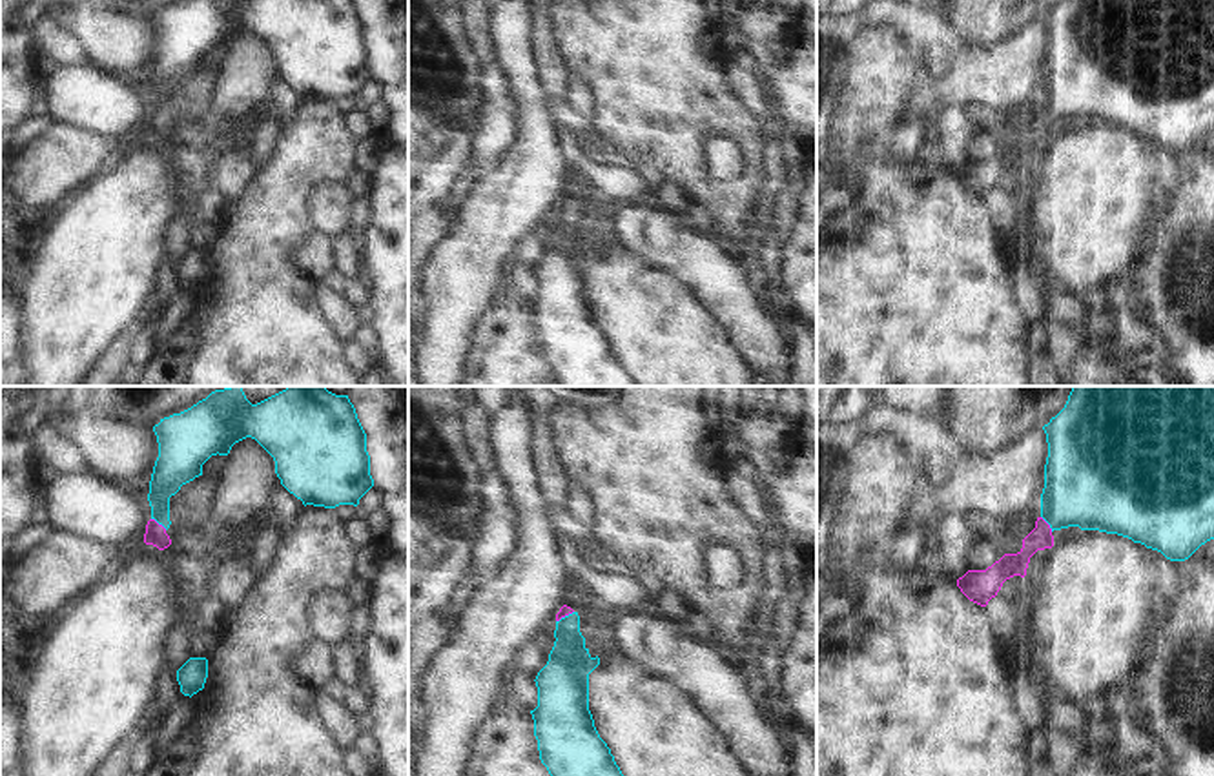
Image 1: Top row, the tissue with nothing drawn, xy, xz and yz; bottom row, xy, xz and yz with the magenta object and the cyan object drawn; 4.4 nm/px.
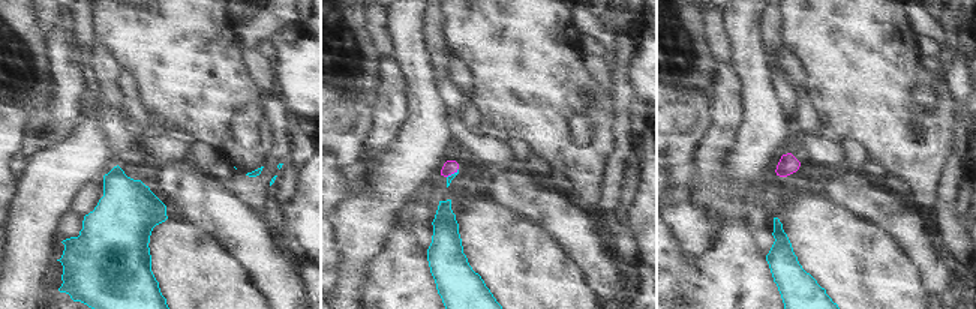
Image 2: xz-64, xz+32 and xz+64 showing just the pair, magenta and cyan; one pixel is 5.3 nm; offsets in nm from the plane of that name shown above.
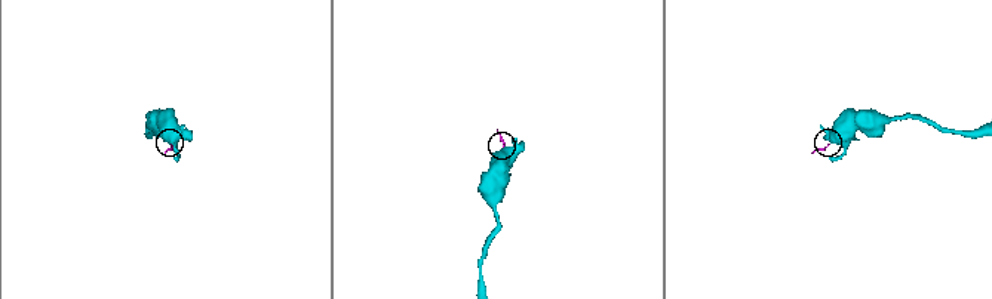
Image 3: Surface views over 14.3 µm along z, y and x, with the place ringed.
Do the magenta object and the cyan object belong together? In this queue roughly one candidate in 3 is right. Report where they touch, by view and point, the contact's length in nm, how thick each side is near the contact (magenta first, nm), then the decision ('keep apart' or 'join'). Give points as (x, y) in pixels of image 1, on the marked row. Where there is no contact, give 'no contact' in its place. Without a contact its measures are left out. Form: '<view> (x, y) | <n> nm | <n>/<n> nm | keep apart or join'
xy (157, 523) | 90 nm | 100/160 nm | join

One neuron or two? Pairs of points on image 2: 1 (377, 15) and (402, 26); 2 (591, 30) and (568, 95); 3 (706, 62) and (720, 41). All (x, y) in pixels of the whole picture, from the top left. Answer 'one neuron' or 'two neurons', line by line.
1: two neurons
2: two neurons
3: two neurons

